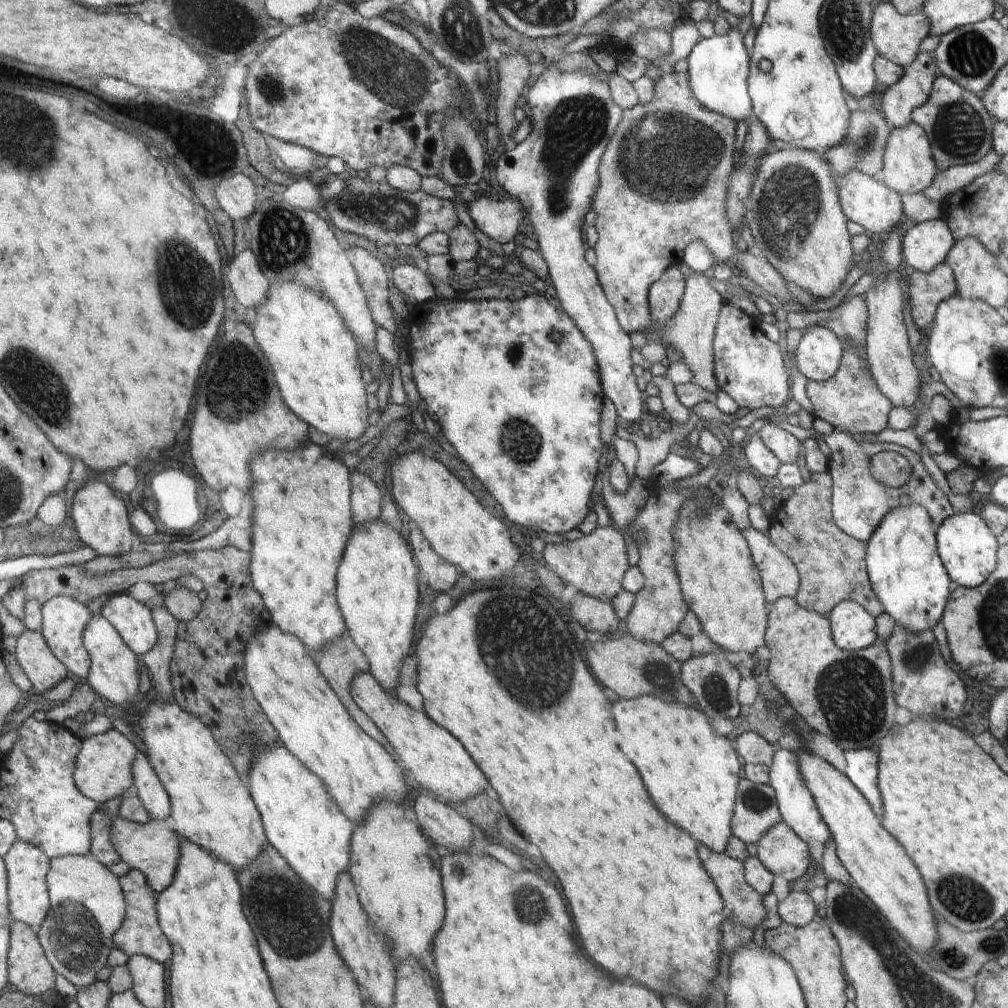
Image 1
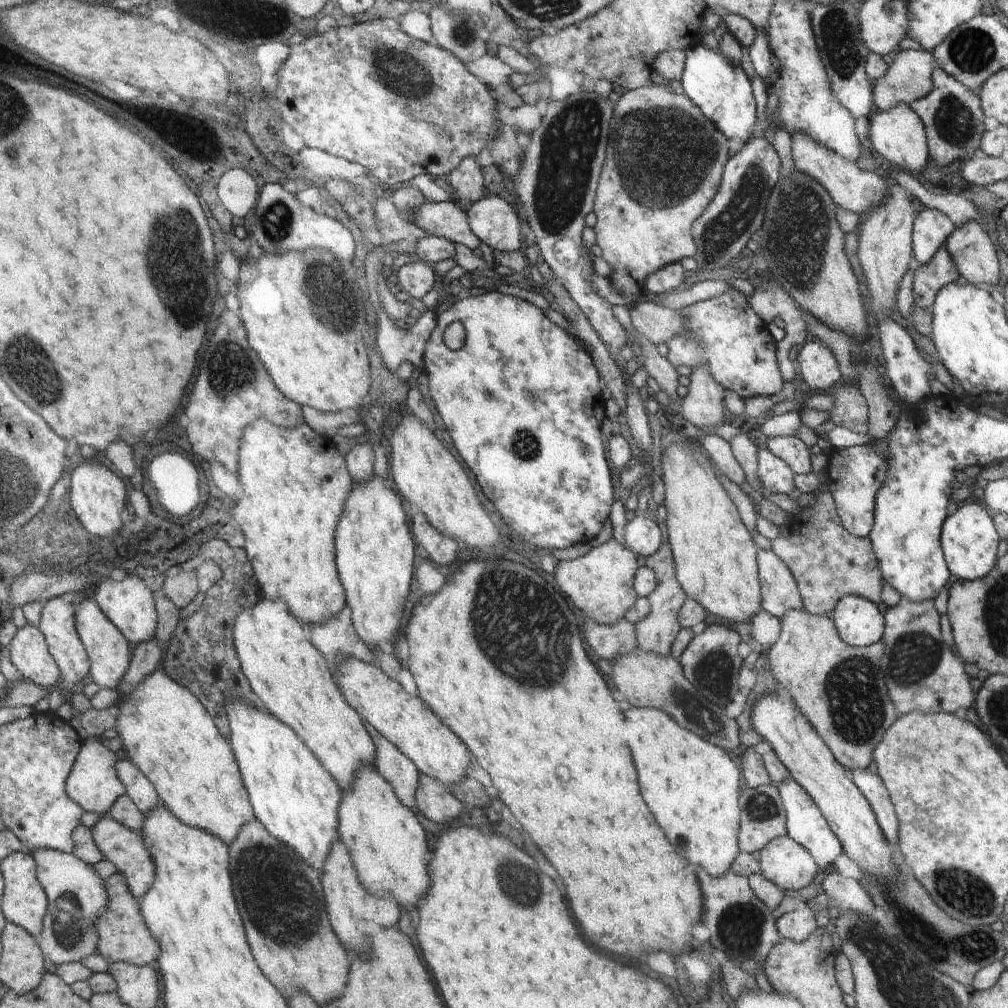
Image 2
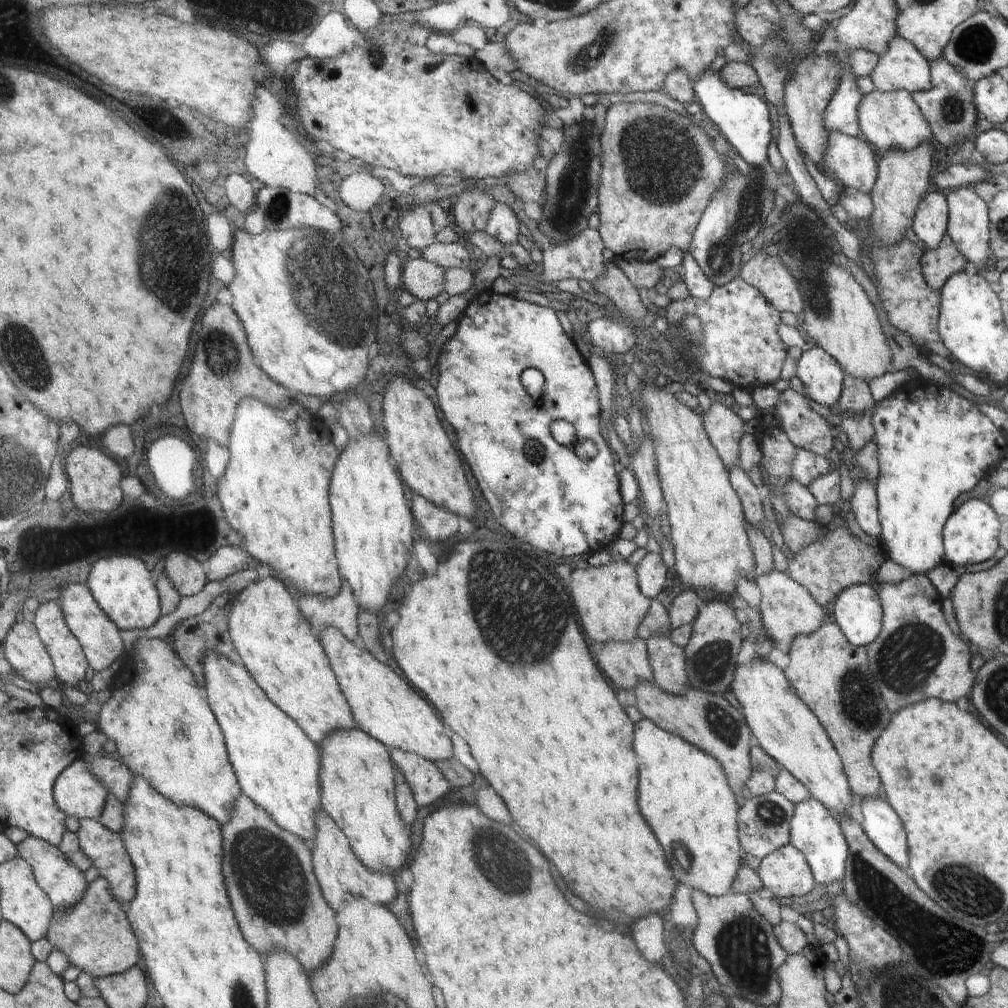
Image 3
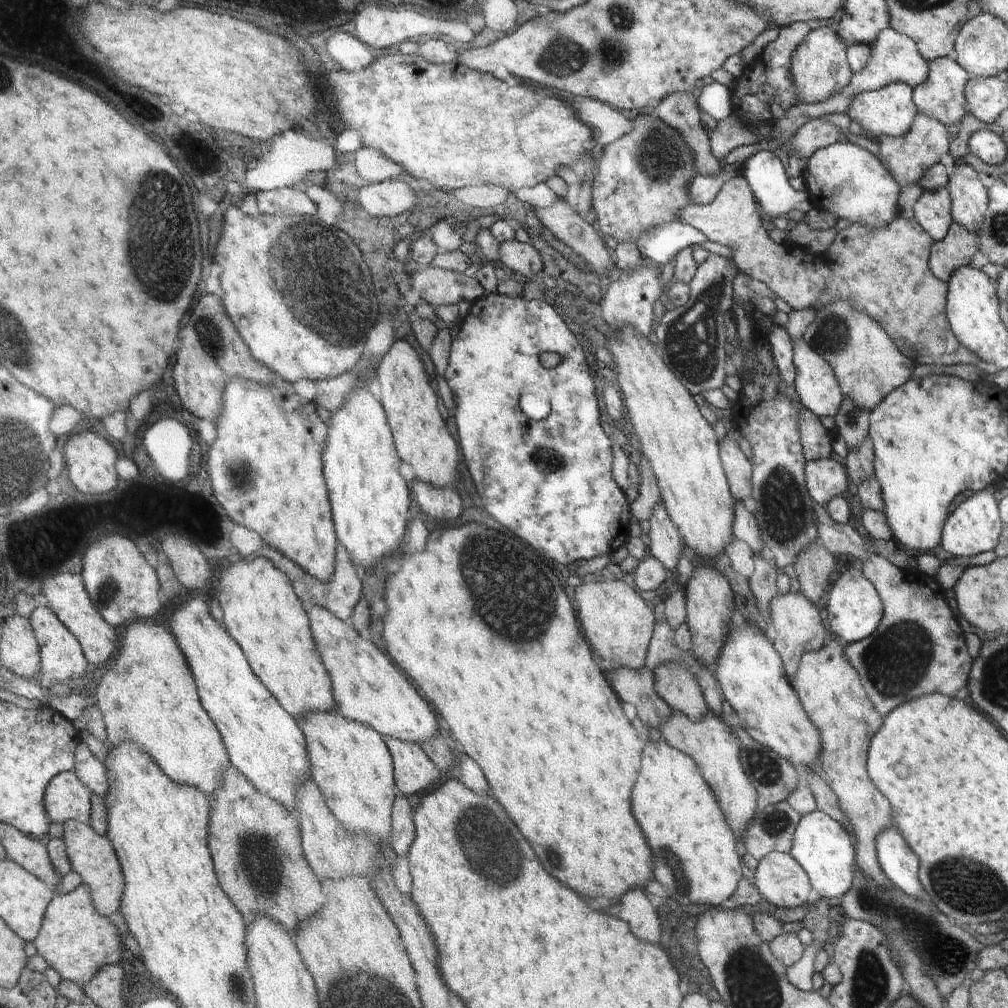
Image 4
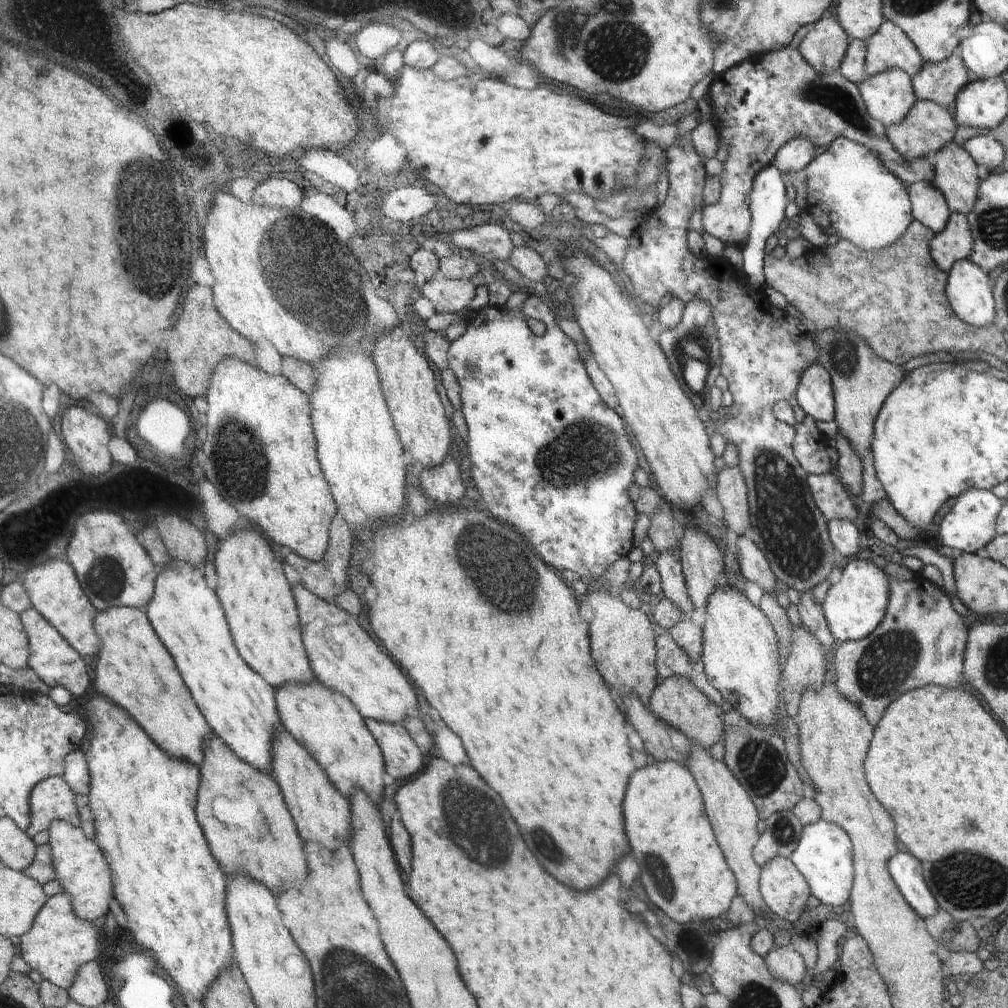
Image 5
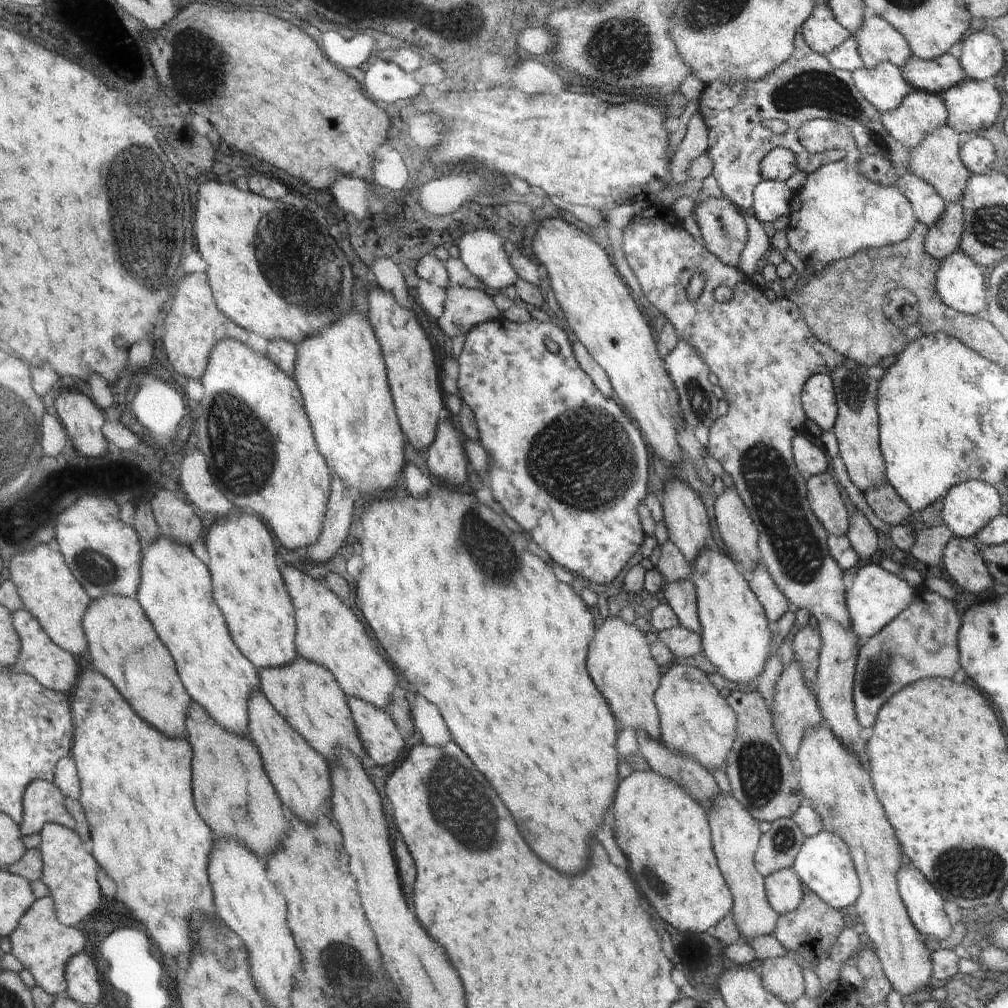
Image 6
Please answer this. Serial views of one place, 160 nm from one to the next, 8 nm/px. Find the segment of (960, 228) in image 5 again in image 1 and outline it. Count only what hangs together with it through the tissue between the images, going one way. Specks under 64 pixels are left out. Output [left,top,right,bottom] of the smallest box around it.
[907,262,957,331]

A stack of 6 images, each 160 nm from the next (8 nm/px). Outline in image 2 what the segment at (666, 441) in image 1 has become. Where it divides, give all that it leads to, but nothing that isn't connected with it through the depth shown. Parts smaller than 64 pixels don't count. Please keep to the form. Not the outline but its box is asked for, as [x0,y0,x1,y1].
[629,302,729,429]

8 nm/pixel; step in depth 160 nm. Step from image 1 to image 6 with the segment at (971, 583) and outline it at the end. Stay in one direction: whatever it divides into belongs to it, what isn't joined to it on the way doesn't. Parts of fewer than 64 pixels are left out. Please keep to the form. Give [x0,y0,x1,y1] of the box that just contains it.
[943,479,1000,539]

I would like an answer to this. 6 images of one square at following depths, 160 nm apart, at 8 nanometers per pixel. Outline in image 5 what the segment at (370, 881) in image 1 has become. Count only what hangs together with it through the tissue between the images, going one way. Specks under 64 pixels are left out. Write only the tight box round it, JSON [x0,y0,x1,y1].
[276,678,385,798]

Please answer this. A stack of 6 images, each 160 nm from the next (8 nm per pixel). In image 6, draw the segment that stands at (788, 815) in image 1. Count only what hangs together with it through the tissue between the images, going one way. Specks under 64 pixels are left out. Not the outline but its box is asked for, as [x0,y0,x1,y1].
[792,830,861,910]

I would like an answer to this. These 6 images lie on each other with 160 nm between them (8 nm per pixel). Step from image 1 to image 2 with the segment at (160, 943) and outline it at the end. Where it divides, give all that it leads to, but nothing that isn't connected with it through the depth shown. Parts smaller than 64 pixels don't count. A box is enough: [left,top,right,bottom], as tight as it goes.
[97,871,161,965]

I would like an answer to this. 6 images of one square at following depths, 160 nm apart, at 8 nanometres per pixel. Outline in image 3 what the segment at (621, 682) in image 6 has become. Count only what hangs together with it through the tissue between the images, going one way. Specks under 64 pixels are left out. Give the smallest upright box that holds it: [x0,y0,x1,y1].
[571,560,652,645]

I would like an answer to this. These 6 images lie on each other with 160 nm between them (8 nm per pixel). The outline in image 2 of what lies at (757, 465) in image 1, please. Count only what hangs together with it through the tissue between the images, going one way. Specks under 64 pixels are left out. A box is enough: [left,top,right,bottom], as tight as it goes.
[757,449,797,496]

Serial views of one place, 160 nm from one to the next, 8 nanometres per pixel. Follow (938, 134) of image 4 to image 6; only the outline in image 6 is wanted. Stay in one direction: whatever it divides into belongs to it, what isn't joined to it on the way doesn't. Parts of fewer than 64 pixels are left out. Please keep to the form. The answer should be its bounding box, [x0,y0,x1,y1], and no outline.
[881,87,946,149]

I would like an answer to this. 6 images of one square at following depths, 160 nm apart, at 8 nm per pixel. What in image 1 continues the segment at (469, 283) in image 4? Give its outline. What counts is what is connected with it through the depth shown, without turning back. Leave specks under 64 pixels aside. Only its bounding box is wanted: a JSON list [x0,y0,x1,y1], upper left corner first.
[390,264,437,303]

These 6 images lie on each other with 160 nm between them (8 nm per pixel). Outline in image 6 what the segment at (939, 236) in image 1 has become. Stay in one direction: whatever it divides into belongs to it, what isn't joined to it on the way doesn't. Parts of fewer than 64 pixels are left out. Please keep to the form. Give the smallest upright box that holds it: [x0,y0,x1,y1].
[897,172,948,228]

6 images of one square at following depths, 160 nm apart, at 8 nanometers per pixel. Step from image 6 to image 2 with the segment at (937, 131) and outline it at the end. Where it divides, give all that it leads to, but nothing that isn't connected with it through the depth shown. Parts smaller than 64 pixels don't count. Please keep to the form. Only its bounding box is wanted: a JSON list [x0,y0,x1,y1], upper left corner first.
[945,221,1004,288]

